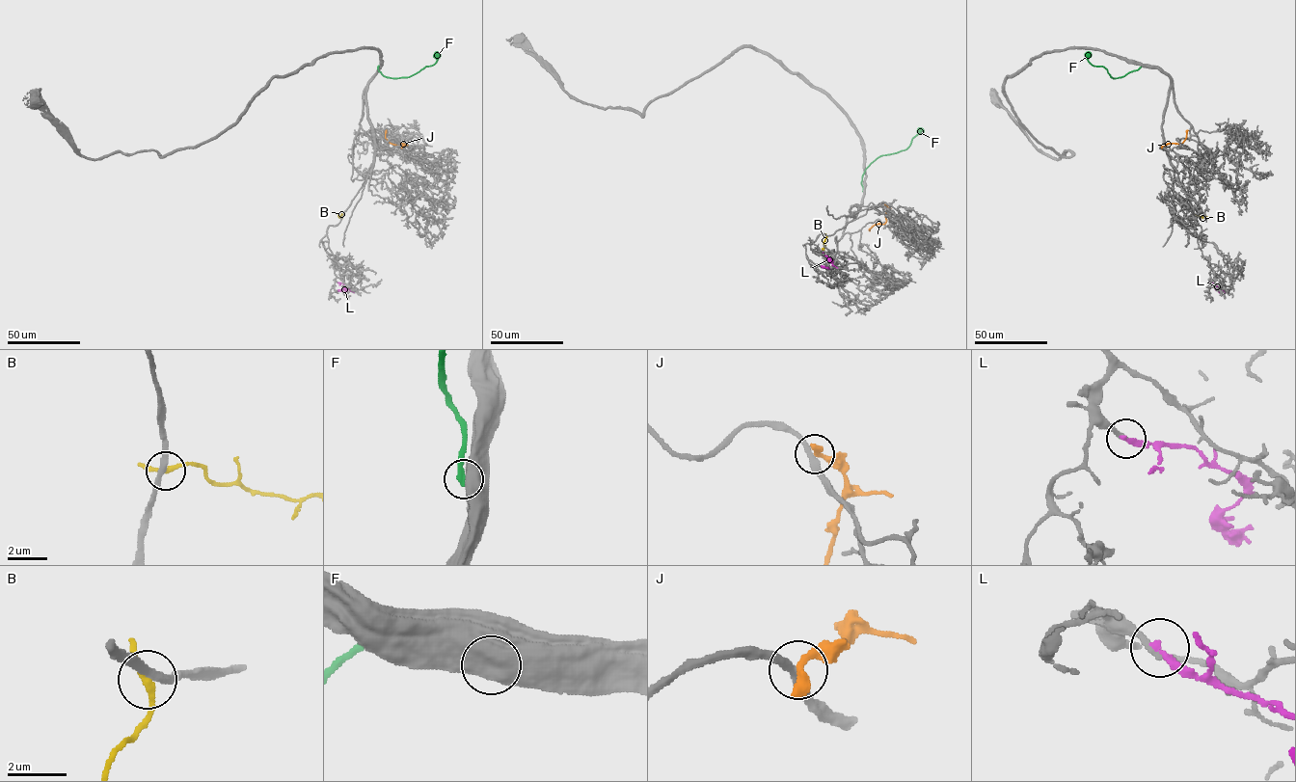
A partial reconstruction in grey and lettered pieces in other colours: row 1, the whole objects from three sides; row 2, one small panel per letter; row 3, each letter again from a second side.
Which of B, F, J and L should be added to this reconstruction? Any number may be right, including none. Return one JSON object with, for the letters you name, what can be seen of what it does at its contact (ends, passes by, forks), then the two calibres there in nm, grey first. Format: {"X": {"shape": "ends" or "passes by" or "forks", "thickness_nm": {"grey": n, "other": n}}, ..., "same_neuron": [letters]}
{"same_neuron": []}

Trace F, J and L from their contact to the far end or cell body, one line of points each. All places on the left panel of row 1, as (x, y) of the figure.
F: (379, 67), (378, 70), (387, 77), (410, 76), (432, 66), (437, 61), (437, 51)
J: (401, 147), (402, 143), (390, 143), (385, 137), (386, 130)
L: (337, 283), (349, 288), (345, 286), (337, 291)

